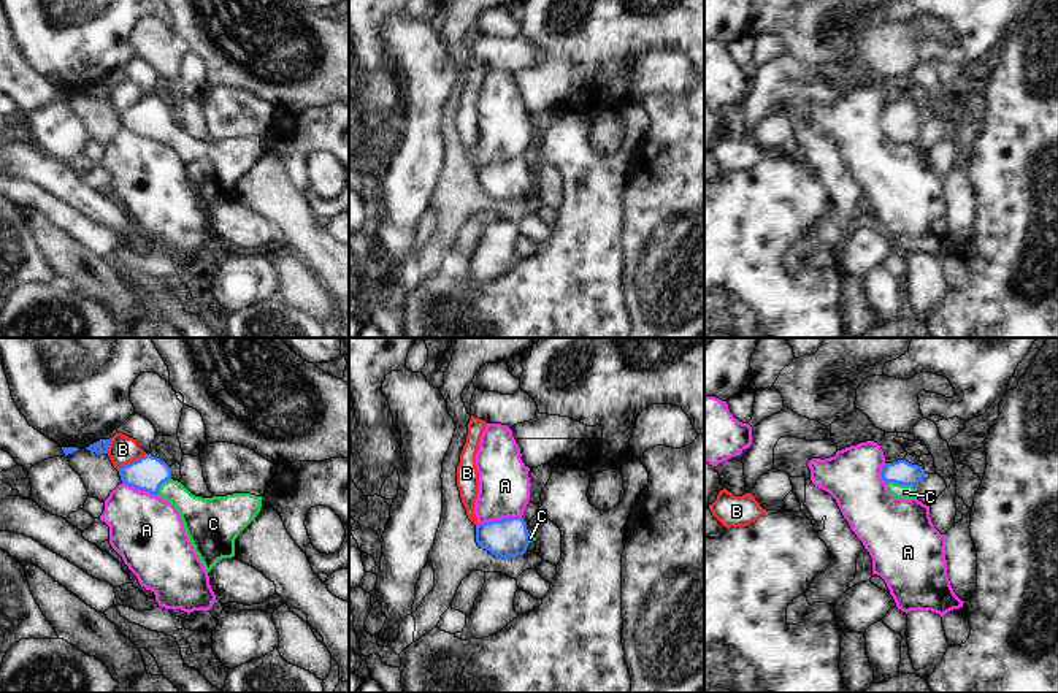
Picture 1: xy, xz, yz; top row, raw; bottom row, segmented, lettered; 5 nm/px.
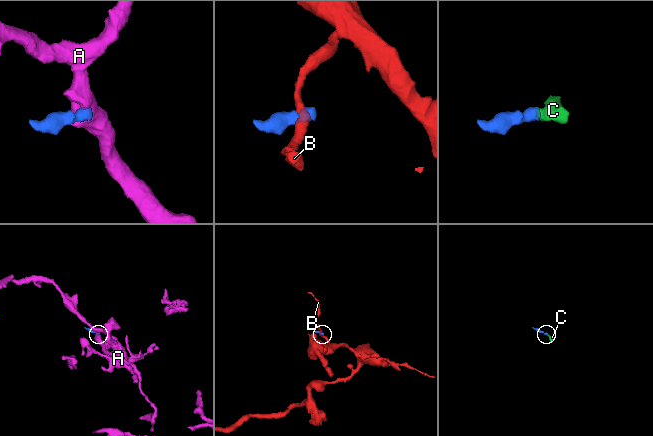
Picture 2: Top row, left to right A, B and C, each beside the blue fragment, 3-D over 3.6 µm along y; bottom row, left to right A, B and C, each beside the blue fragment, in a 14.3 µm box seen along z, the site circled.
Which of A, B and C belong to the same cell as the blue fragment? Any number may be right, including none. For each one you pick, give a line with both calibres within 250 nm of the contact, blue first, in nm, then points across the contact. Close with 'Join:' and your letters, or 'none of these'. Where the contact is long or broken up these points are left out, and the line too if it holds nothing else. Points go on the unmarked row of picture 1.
C: calibres 120 and 80 nm; way yz (901, 116), (900, 127), (904, 137)
Join: C

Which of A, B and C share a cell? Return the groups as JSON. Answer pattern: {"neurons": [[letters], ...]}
{"neurons": [["A"], ["B"], ["C"]]}

